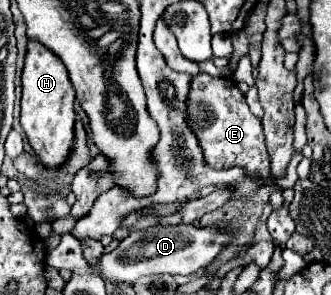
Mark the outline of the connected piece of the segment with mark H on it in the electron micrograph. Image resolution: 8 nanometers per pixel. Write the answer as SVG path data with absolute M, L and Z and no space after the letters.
M37 40L27 42L27 54L25 54L25 66L23 66L23 98L21 98L21 126L27 134L27 140L49 168L57 168L73 144L73 124L75 124L75 88L71 80L67 78L67 68L63 68L63 62L55 58L43 44Z

